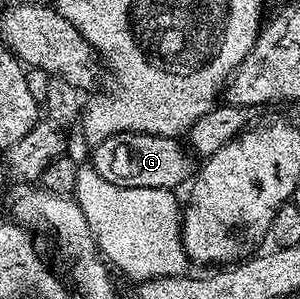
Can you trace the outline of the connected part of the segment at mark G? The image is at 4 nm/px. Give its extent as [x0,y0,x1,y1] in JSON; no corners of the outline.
[89,130,197,191]

